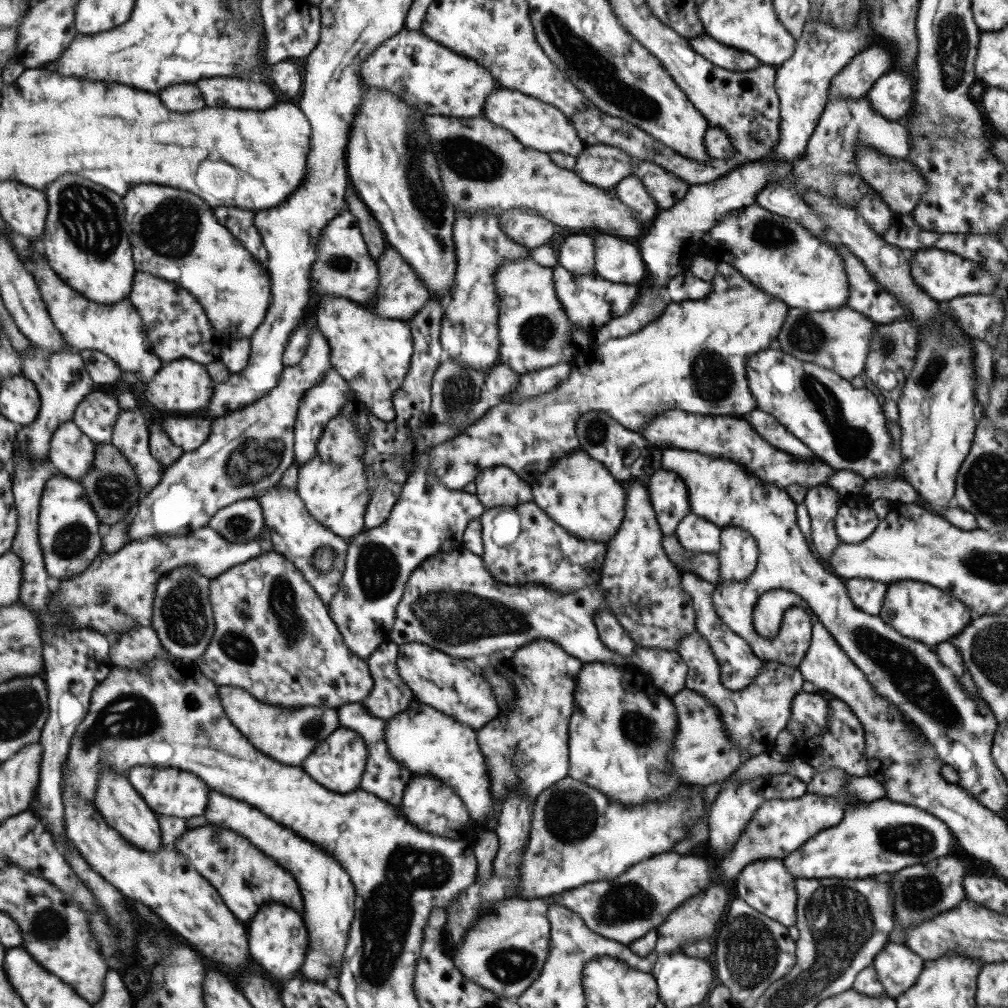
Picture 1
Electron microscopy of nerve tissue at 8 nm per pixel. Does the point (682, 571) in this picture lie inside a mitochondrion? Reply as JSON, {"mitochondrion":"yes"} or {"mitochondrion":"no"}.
{"mitochondrion":"no"}

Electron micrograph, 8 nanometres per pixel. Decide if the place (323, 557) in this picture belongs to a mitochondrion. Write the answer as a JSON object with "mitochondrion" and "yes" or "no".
{"mitochondrion":"yes"}

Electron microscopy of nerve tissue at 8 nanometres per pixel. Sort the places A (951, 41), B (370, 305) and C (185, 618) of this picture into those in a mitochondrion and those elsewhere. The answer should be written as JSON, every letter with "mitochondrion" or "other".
{"A":"mitochondrion","B":"other","C":"mitochondrion"}

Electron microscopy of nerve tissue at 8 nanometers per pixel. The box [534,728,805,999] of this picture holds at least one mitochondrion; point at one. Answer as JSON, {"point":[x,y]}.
{"point":[750,952]}

